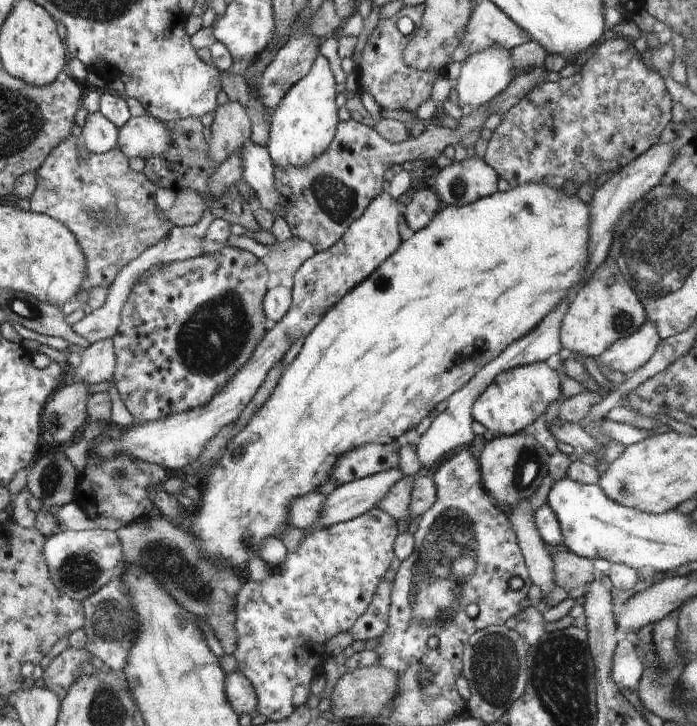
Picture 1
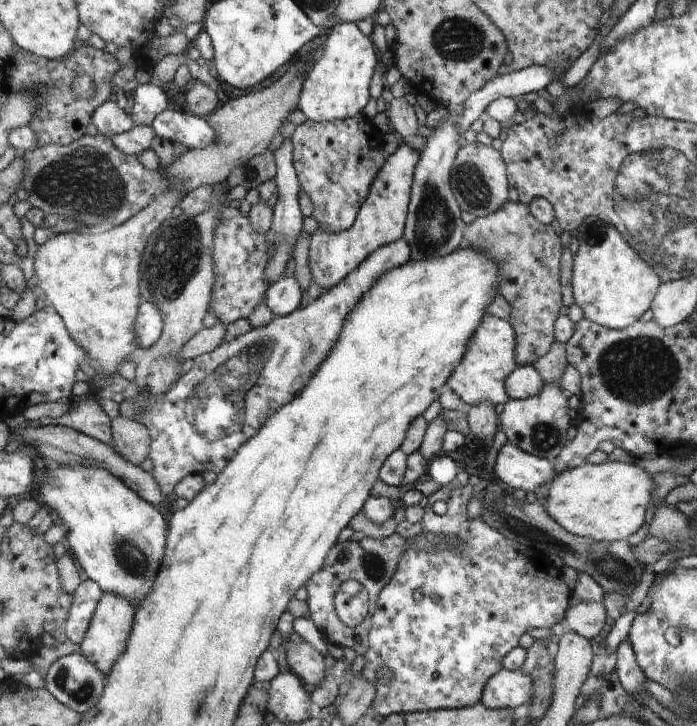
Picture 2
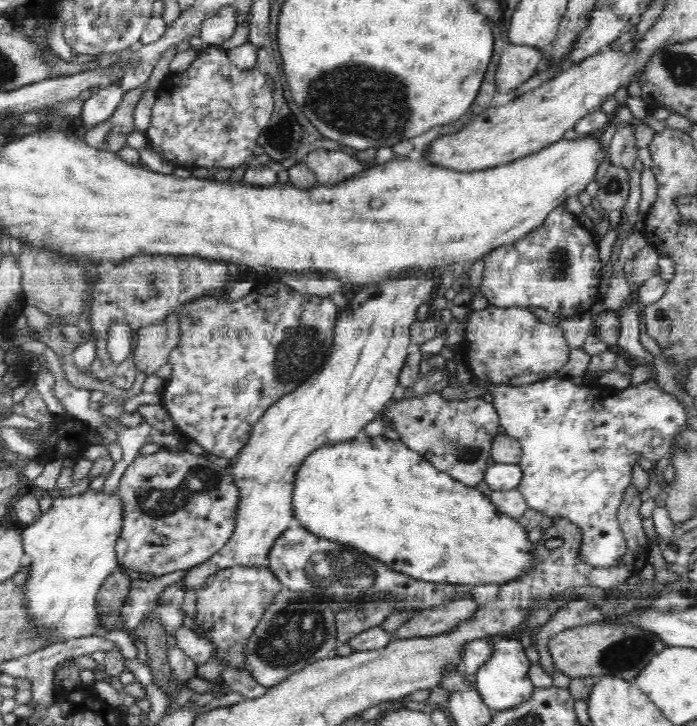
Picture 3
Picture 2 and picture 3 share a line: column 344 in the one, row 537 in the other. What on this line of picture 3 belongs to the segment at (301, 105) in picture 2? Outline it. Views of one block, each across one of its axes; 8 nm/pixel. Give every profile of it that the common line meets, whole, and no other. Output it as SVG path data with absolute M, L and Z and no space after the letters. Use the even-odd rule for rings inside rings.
M90 490L80 496L62 496L53 502L50 510L45 512L34 524L27 525L21 531L25 550L25 565L34 562L34 578L30 578L30 610L38 614L38 622L46 622L46 626L58 626L58 643L81 638L98 636L114 642L125 659L136 659L138 651L131 637L123 631L110 631L99 622L96 610L98 592L104 580L117 570L117 554L115 546L122 528L124 503L122 493L118 496L106 496L104 492Z

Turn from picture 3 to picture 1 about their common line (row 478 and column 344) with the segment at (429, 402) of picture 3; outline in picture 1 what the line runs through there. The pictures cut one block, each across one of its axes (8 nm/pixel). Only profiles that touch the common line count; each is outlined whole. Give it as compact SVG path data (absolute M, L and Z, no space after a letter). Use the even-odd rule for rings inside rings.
M400 442L387 445L369 443L345 453L337 462L330 479L341 484L393 469L400 465Z

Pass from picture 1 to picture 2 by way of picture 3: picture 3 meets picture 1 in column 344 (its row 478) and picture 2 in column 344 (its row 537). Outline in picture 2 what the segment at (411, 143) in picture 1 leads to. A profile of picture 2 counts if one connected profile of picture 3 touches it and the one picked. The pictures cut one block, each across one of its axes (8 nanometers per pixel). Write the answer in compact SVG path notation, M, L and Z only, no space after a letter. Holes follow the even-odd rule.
M364 115L332 122L307 120L294 130L291 138L293 166L300 191L304 190L314 204L311 216L320 230L342 232L354 224L376 174L388 158L388 153L380 146L383 135Z

